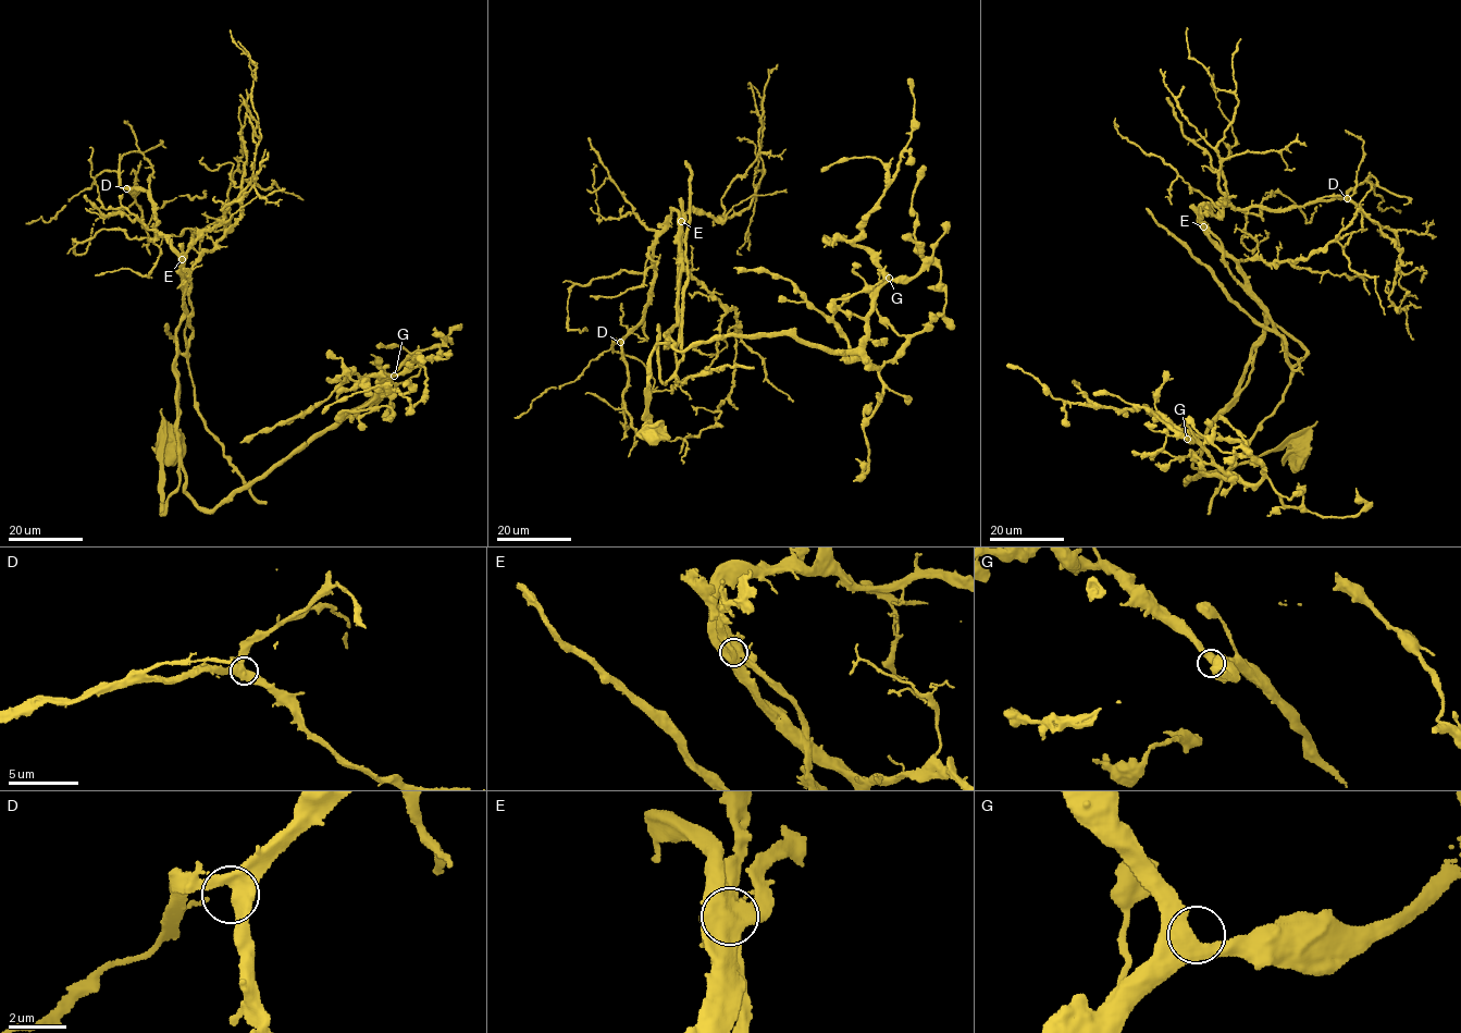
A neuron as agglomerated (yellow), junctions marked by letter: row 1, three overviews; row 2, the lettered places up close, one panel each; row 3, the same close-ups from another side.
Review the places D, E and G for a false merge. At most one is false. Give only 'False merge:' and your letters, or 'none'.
False merge: E

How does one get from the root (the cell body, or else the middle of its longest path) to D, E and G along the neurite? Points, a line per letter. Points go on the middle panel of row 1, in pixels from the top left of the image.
D: (655, 431), (647, 359), (678, 321), (676, 211), (654, 245), (646, 311), (620, 342)
E: (655, 431), (644, 420), (647, 359), (669, 335), (668, 346), (668, 329), (678, 321), (680, 221)
G: (655, 431), (645, 392), (656, 344), (669, 339), (681, 352), (783, 334), (850, 351), (867, 335), (889, 278)

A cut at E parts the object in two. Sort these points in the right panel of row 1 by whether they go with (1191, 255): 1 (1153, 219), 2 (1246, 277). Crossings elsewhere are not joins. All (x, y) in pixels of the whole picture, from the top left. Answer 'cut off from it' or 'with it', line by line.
1: with it
2: cut off from it

